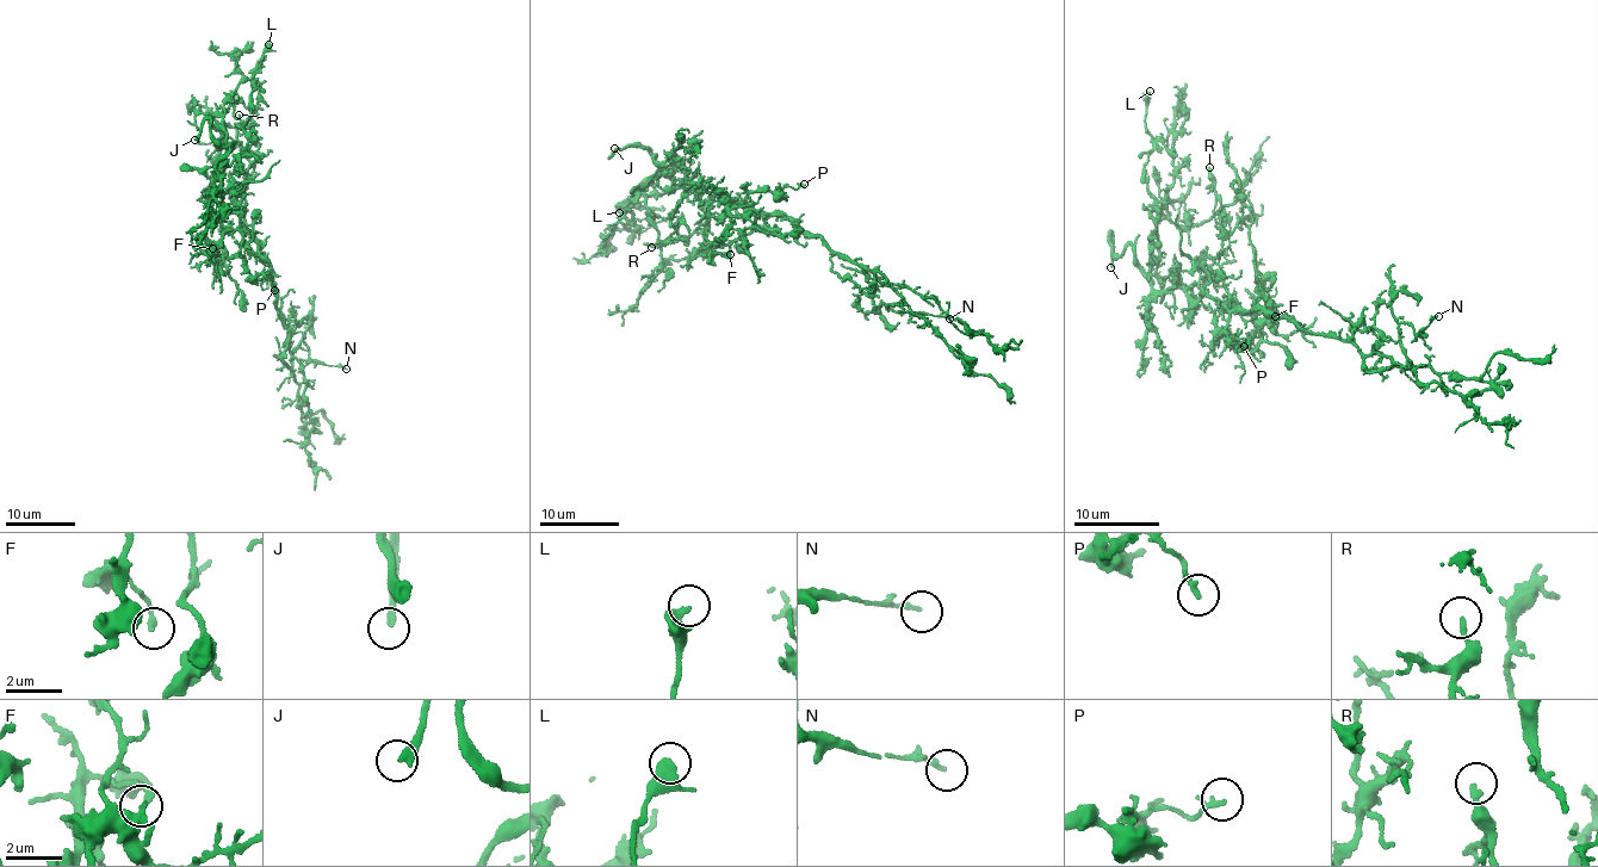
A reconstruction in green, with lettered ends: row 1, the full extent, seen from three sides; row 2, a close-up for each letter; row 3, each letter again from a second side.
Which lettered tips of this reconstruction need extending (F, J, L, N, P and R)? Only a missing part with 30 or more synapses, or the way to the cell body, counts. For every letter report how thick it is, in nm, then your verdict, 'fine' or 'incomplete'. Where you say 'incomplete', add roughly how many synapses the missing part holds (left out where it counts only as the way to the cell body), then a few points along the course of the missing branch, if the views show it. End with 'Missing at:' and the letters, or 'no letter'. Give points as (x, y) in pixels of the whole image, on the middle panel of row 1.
F: 200 nm thick; fine
J: 240 nm thick; incomplete
L: 380 nm thick; fine
N: 190 nm thick; fine
P: 180 nm thick; fine
R: 180 nm thick; fine
Missing at: J

